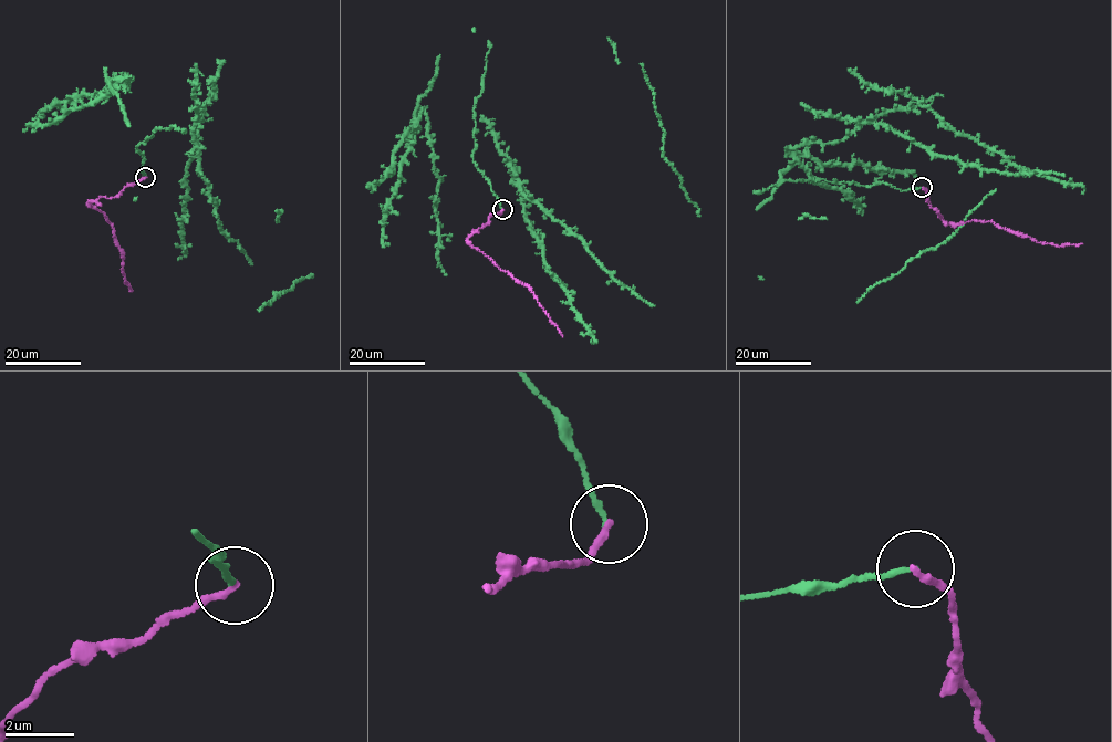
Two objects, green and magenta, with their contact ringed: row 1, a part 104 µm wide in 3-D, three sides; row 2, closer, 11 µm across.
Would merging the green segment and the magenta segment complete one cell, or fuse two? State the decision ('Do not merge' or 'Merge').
Do not merge

